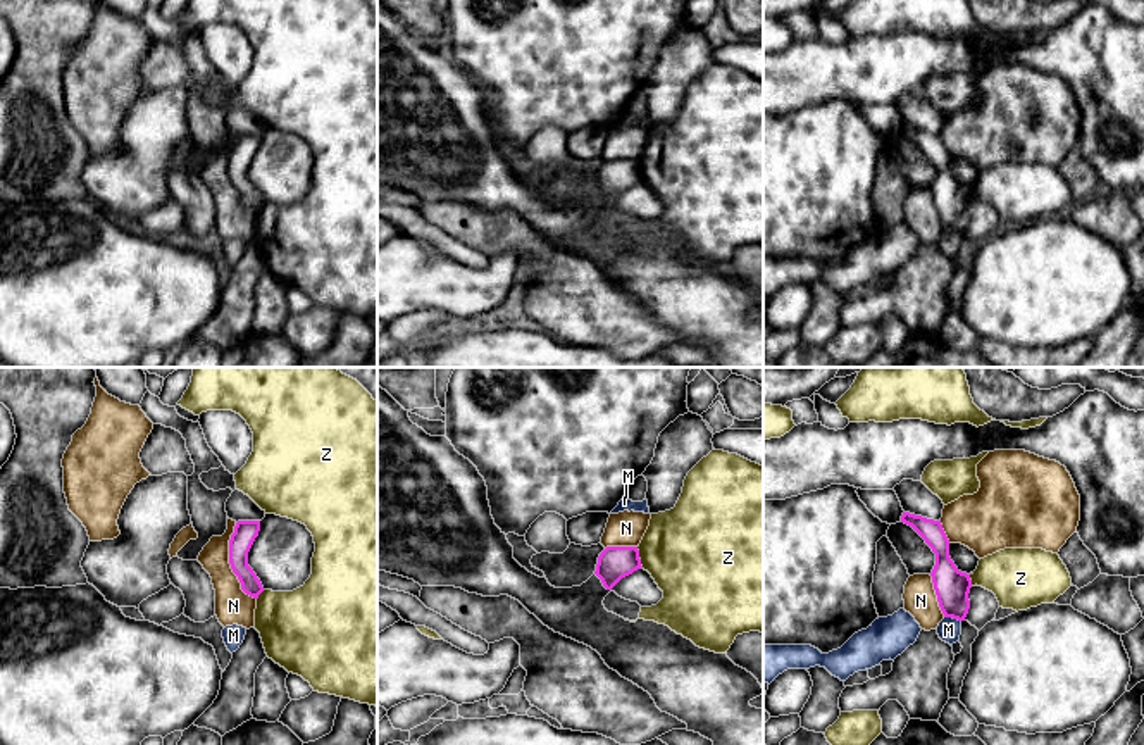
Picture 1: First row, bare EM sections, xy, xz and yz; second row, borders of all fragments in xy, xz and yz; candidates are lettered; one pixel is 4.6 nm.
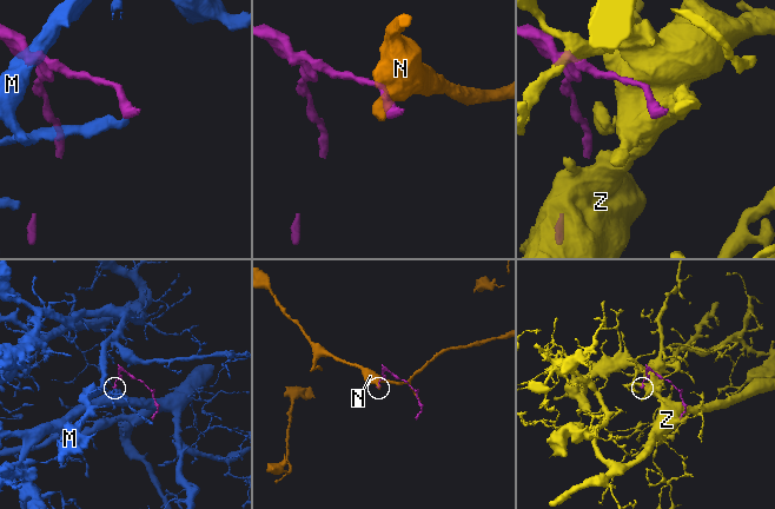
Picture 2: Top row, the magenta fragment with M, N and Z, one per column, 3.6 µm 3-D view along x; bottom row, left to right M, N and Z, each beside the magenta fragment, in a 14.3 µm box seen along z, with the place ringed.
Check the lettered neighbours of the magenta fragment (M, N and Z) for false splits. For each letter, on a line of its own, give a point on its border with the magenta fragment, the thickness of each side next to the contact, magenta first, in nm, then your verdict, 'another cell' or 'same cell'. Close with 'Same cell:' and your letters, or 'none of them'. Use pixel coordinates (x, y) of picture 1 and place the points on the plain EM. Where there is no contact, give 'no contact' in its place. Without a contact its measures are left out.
M: yz (953, 231) | 160/110 nm | another cell
N: xy (230, 176) | 110/170 nm | another cell
Z: xz (638, 171) | 160/440 nm | another cell
Same cell: none of them

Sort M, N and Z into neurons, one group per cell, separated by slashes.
M / N / Z

